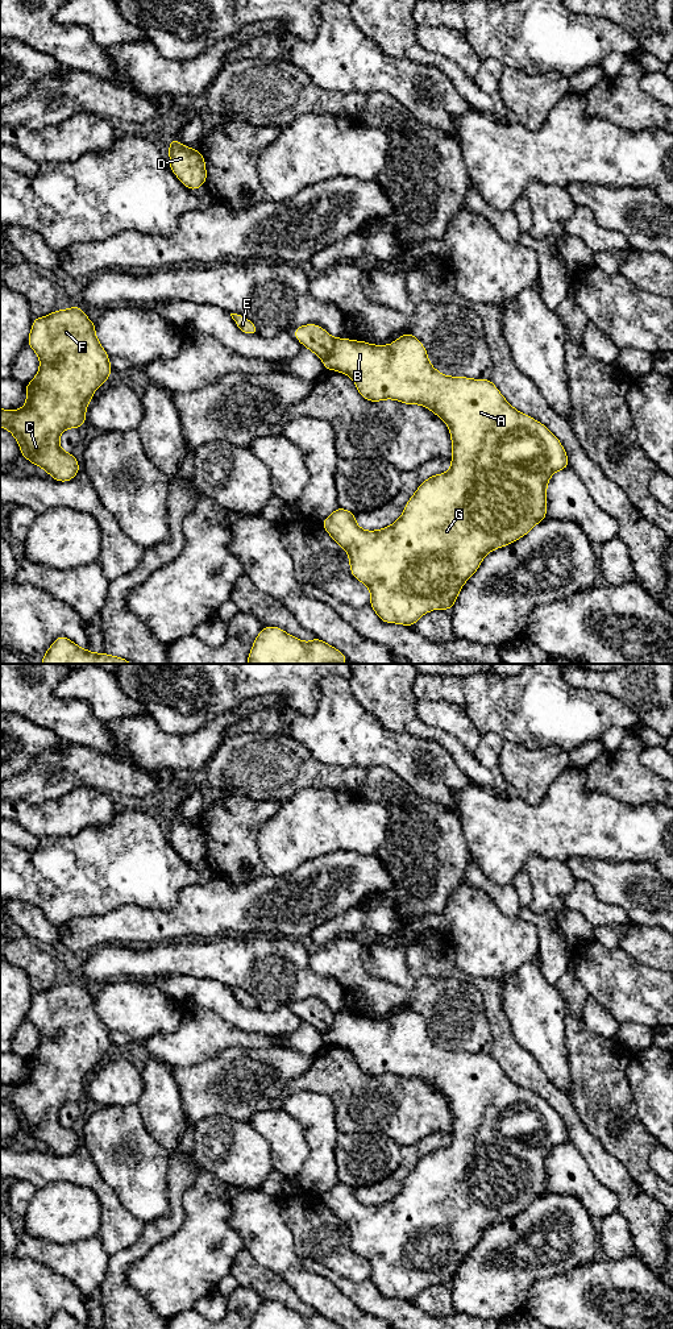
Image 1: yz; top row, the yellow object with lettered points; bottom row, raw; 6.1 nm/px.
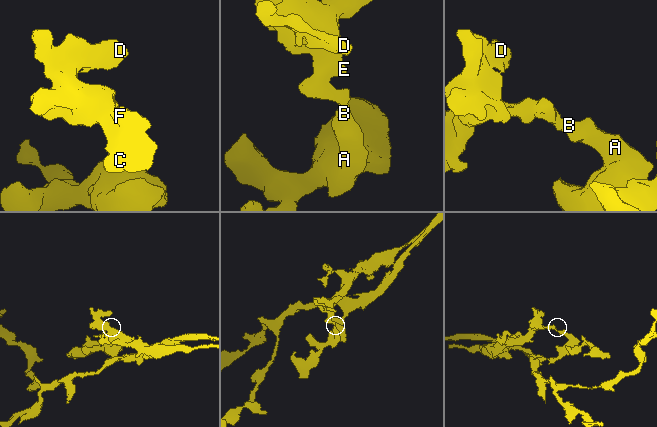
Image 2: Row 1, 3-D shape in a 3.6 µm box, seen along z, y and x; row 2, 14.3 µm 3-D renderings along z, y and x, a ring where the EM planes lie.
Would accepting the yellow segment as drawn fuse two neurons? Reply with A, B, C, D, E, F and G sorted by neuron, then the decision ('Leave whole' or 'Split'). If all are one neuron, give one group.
Groups: A B G / C D E F. Split

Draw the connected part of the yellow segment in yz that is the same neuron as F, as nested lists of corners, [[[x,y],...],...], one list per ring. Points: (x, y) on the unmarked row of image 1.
[[[75,979],[70,984],[53,985],[49,990],[33,993],[28,1019],[40,1031],[40,1044],[25,1059],[26,1079],[14,1085],[0,1083],[0,1101],[17,1114],[21,1131],[45,1143],[59,1156],[72,1154],[80,1141],[72,1127],[59,1121],[59,1110],[67,1102],[80,1102],[86,1097],[86,1083],[94,1066],[107,1058],[112,1046],[107,1026],[95,1009],[95,997]]]

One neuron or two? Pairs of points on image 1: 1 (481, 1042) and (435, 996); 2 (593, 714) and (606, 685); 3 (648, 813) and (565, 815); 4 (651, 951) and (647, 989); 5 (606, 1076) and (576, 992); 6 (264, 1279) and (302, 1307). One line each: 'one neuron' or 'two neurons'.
1: one neuron
2: two neurons
3: one neuron
4: two neurons
5: two neurons
6: one neuron

